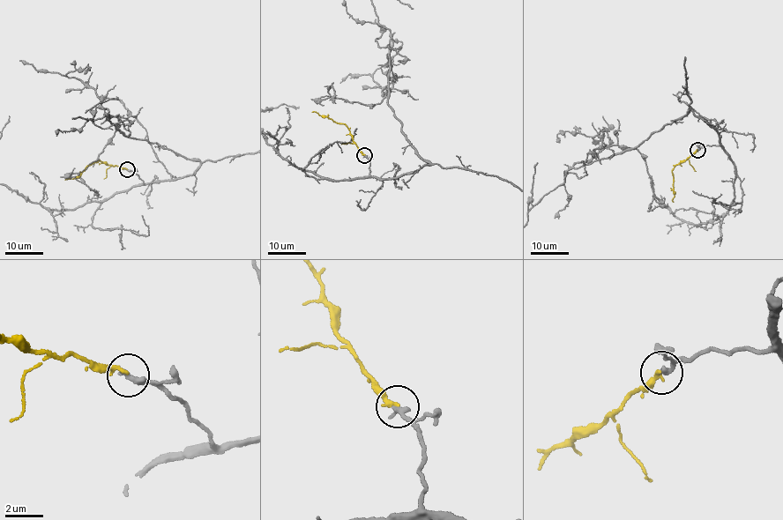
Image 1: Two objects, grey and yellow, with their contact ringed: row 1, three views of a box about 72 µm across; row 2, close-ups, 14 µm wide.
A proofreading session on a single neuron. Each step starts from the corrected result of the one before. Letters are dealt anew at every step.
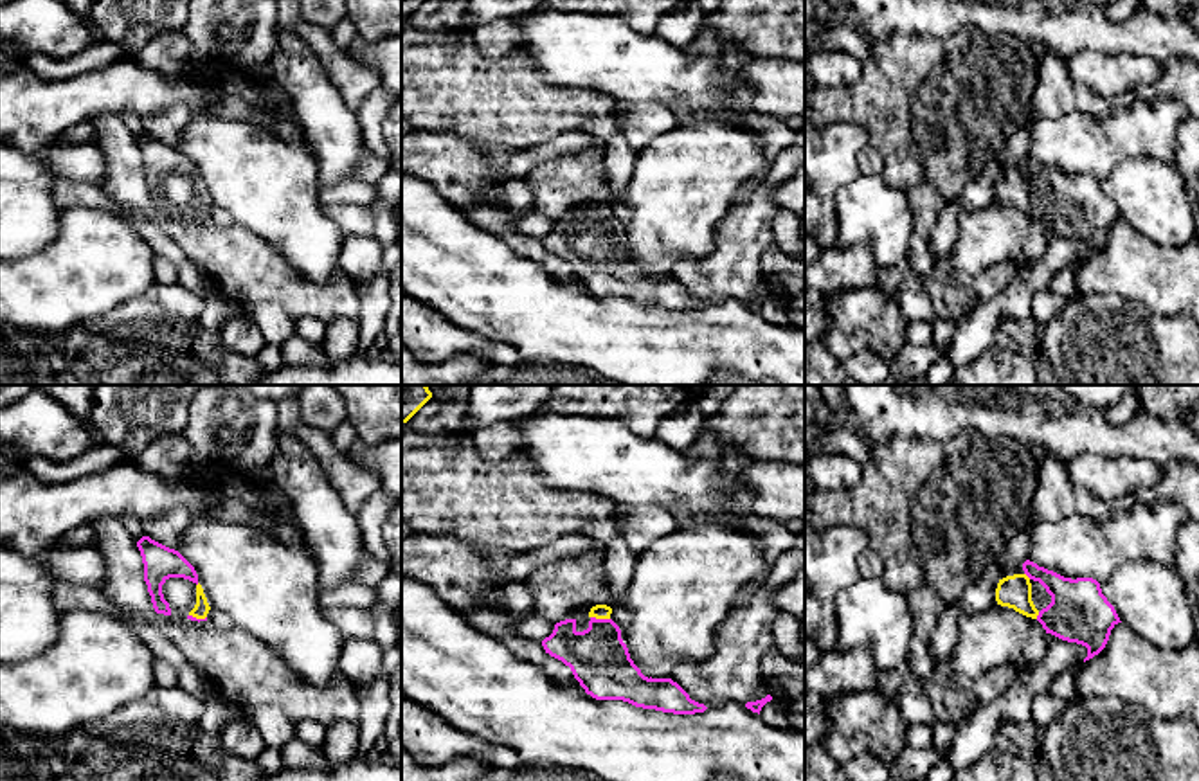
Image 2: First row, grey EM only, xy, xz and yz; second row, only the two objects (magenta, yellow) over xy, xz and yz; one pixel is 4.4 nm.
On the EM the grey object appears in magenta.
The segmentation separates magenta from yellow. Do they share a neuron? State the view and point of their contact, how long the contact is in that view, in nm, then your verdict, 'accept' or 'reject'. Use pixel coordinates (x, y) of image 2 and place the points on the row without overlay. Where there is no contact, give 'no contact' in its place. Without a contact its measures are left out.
contact xz (600, 216); length 90 nm; accept

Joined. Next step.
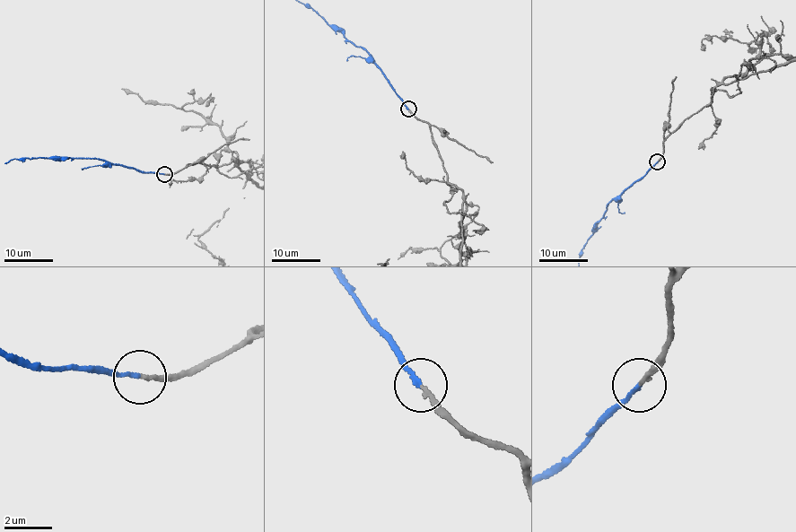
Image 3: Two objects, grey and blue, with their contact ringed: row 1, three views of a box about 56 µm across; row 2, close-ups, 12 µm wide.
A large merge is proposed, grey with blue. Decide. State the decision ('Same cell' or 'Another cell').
Same cell

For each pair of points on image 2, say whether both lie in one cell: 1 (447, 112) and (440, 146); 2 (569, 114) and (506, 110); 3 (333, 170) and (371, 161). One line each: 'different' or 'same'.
1: different
2: same
3: different

